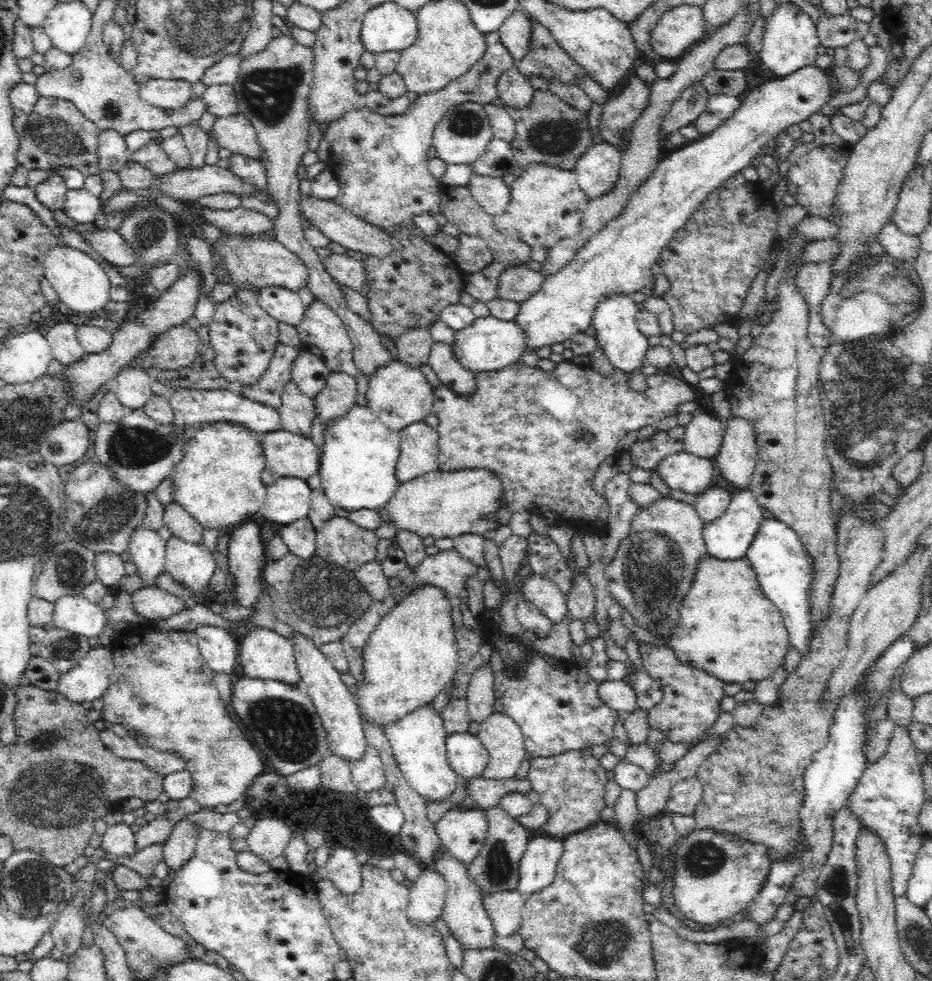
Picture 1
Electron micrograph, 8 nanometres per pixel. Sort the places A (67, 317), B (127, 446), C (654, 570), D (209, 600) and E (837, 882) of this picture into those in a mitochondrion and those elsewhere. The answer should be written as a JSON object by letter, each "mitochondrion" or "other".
{"A":"other","B":"mitochondrion","C":"mitochondrion","D":"other","E":"mitochondrion"}

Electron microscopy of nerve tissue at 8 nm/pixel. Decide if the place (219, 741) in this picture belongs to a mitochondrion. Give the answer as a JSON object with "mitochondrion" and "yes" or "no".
{"mitochondrion":"yes"}

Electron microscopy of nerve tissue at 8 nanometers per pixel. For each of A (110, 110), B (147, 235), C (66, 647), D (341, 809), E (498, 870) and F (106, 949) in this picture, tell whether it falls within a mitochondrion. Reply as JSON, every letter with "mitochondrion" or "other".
{"A":"mitochondrion","B":"mitochondrion","C":"mitochondrion","D":"mitochondrion","E":"mitochondrion","F":"other"}

